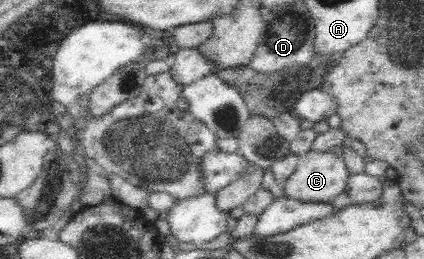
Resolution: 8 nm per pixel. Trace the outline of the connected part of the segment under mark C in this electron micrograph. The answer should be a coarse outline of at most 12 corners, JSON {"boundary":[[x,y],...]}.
{"boundary":[[300,154],[282,184],[296,202],[326,203],[346,191],[345,160]]}

